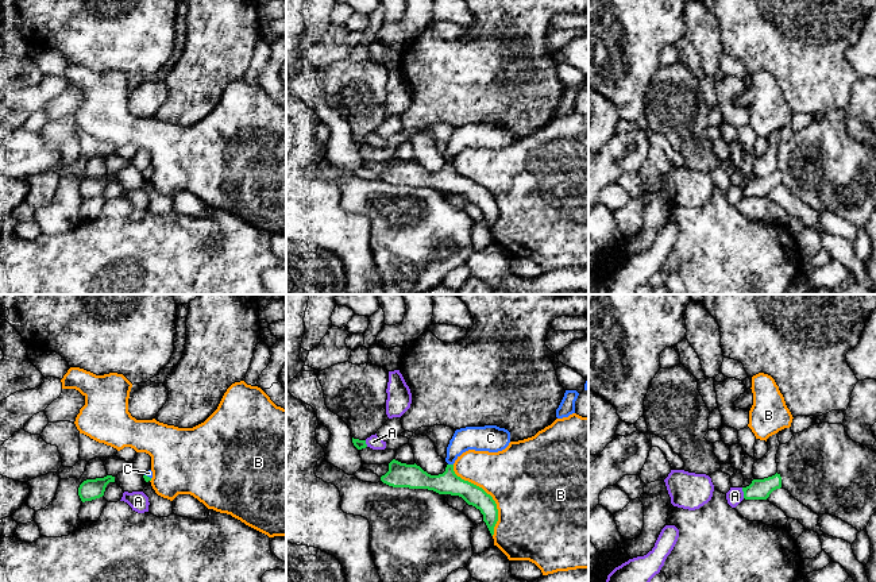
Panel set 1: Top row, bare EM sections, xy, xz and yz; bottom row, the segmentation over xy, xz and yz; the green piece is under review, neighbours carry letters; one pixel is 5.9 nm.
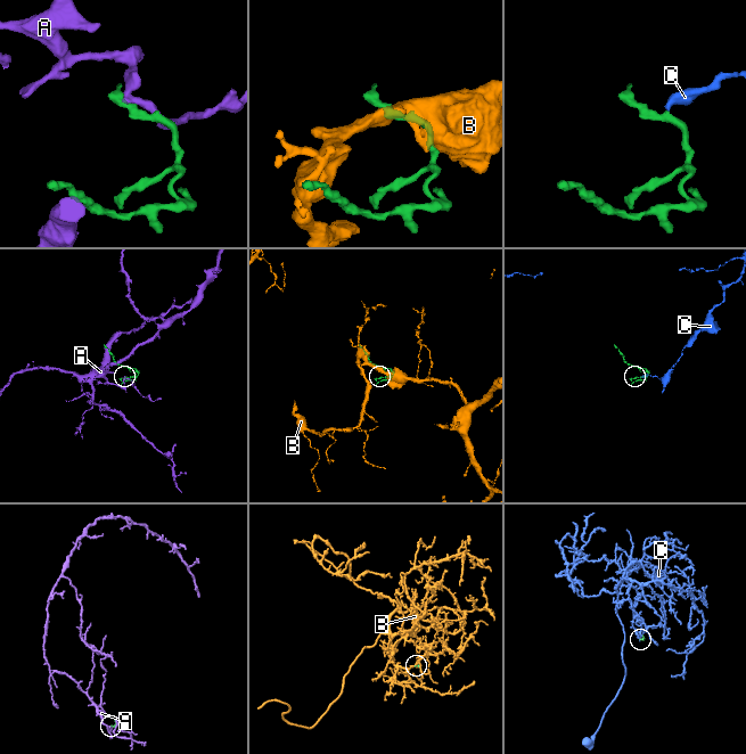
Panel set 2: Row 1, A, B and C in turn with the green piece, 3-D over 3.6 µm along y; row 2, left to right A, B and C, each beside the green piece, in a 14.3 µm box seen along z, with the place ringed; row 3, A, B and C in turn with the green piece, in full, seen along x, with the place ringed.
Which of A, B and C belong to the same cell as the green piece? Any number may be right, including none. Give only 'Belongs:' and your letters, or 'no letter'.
Belongs: C

